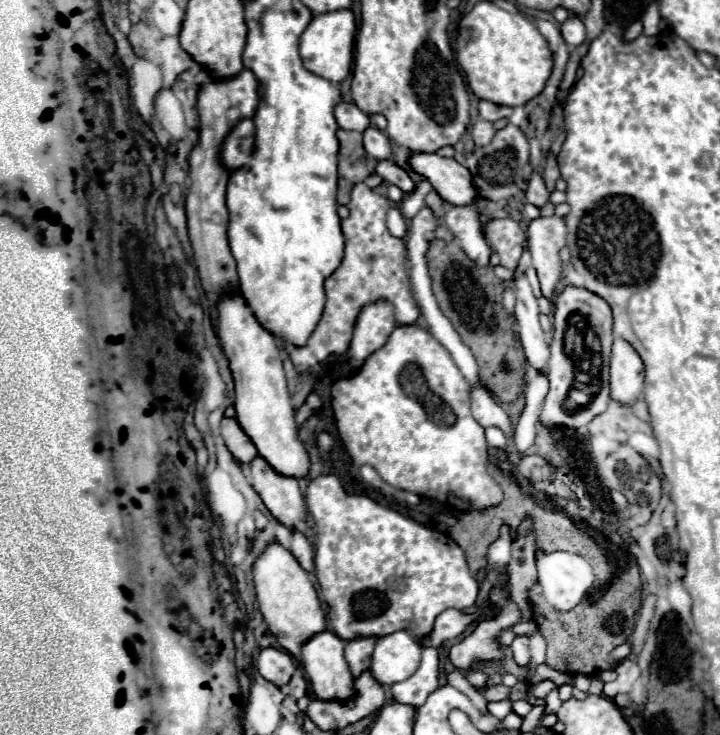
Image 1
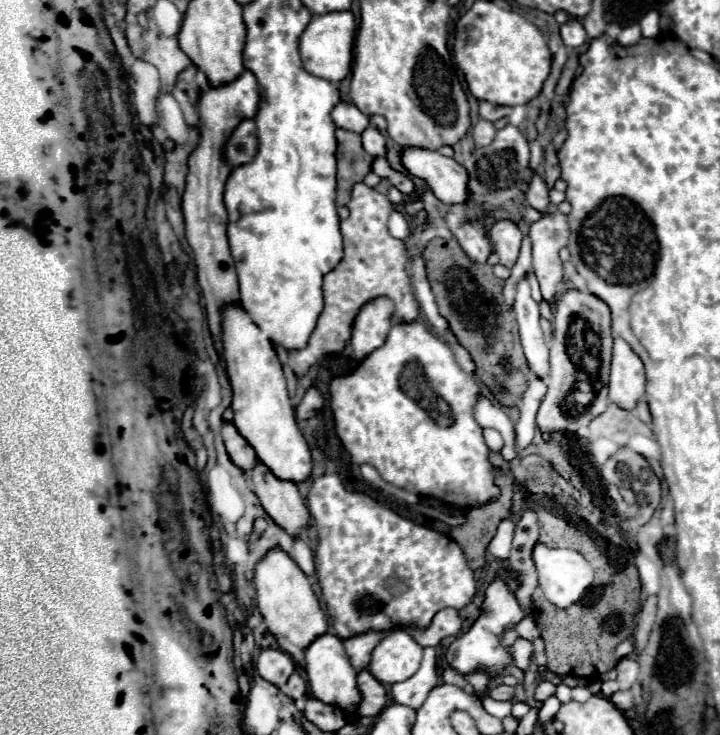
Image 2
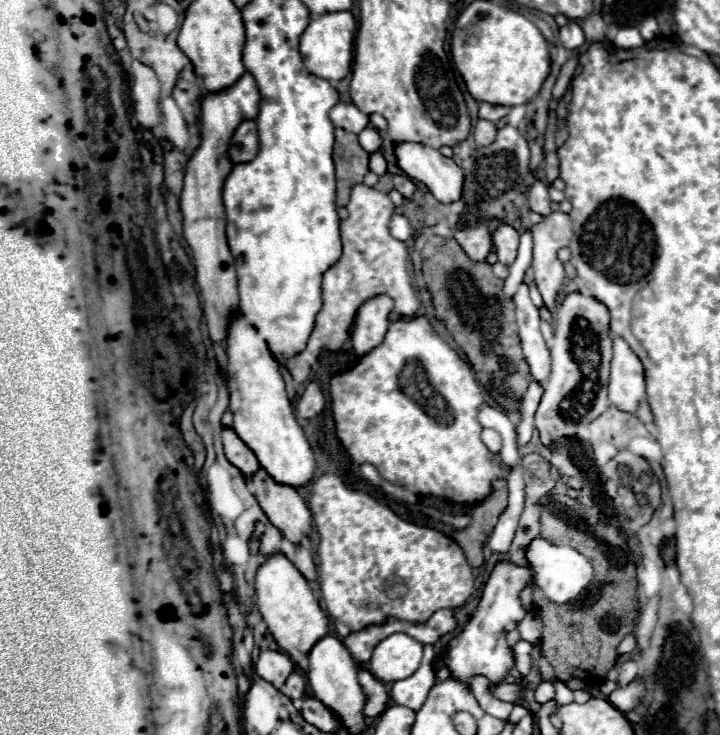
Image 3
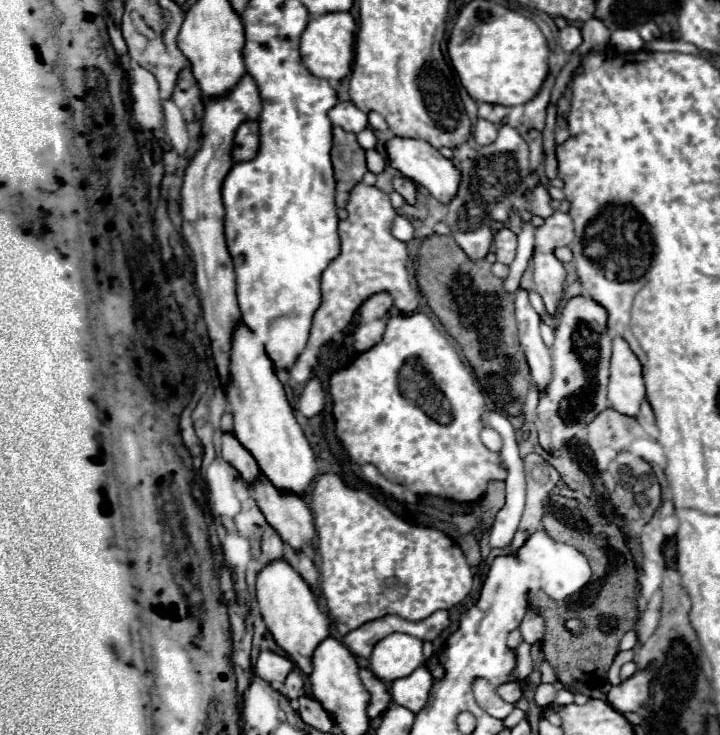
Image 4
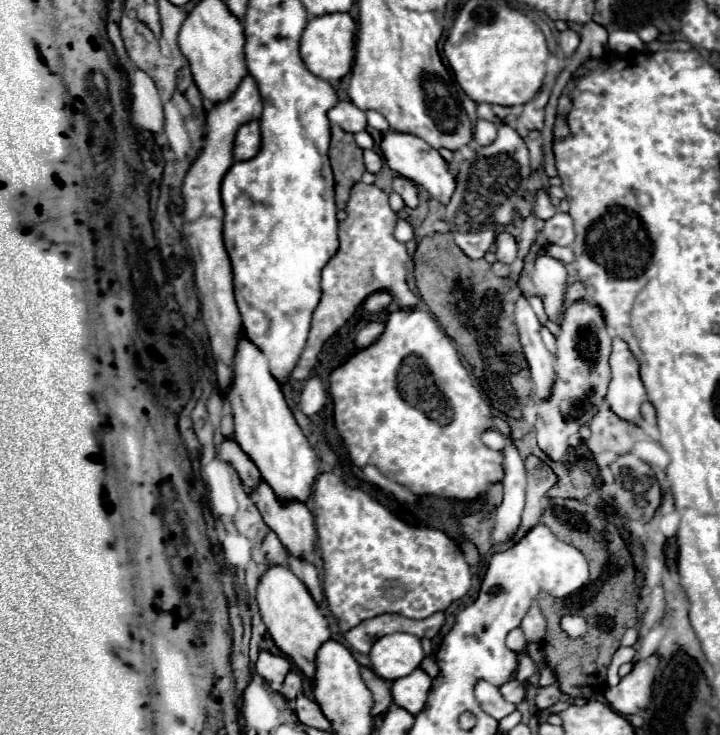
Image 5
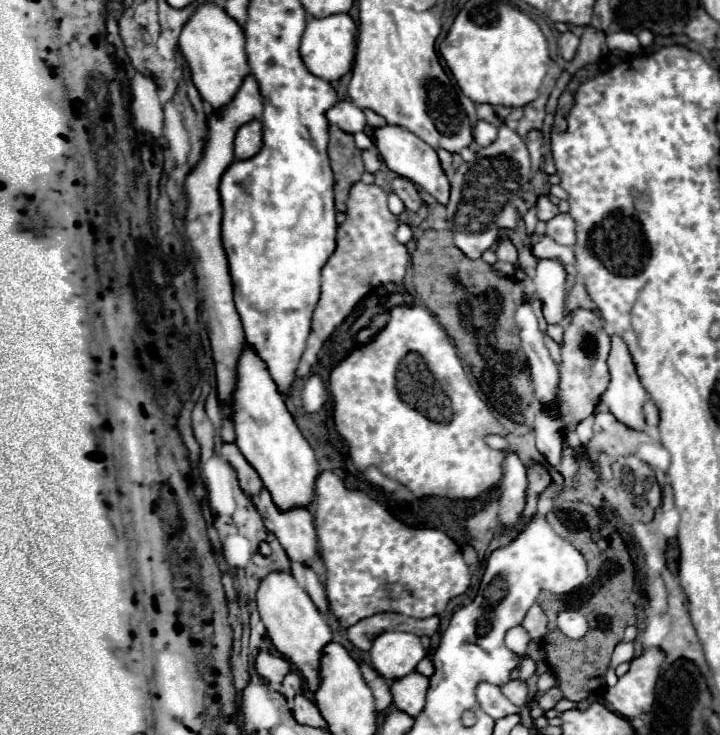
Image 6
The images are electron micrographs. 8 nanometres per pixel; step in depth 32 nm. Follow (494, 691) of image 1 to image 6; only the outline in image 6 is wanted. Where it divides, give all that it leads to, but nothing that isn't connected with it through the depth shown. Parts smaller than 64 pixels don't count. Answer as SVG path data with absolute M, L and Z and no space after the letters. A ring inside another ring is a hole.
M510 680L502 686L502 694L516 706L524 706L528 702L528 684L524 680Z

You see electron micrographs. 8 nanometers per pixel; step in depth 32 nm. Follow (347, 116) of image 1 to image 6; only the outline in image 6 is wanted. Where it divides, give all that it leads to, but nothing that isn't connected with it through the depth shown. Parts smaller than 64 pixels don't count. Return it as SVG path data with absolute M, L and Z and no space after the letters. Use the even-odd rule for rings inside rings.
M342 100L342 102L334 104L326 112L326 118L330 124L336 124L340 130L344 130L348 134L356 134L366 128L366 116L352 100Z

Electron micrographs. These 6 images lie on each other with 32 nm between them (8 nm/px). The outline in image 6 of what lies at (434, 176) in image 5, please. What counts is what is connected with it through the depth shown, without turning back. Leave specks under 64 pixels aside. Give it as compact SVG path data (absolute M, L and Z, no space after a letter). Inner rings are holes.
M386 124L386 126L380 126L380 128L374 128L374 138L376 138L376 148L380 152L380 158L384 160L384 164L392 172L412 180L416 186L424 188L430 196L434 196L440 204L448 202L450 182L448 182L446 174L440 168L436 150L428 148L428 144L424 144L424 140L414 136L410 130L406 130L402 126L394 126L394 124Z

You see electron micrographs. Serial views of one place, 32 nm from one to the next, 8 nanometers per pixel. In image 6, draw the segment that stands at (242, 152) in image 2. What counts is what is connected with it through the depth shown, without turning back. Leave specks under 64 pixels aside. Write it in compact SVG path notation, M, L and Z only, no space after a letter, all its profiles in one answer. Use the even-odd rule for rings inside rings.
M252 120L236 132L234 154L238 160L246 160L252 158L260 148L262 148L262 122Z

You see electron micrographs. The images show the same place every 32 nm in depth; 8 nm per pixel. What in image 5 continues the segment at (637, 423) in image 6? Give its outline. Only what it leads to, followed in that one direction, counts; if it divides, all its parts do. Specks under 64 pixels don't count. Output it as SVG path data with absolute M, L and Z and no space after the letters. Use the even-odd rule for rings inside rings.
M622 338L612 340L610 370L612 370L612 380L606 394L610 410L618 418L640 426L642 422L640 406L646 400L646 390L638 374L636 358L632 356L628 344Z

